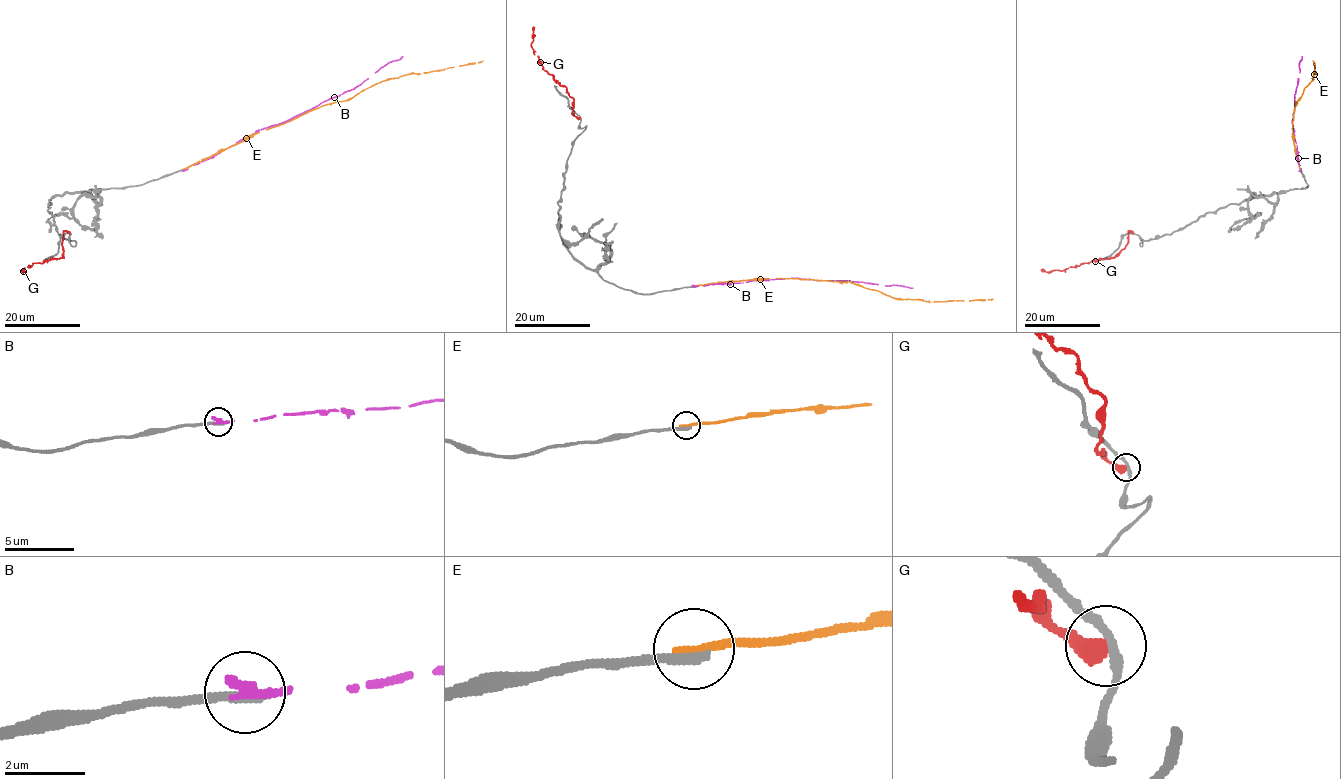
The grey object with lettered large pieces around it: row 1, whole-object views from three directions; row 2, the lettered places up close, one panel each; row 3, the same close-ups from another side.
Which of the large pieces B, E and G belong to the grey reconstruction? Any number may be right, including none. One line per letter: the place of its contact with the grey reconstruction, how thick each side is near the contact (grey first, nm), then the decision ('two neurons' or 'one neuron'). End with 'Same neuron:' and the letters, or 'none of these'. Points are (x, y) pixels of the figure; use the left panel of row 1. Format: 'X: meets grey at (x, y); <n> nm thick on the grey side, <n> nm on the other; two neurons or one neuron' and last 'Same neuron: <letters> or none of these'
B: meets grey at (184, 170); 320 nm thick on the grey side, 280 nm on the other; two neurons
E: meets grey at (185, 168); 280 nm thick on the grey side, 240 nm on the other; two neurons
G: meets grey at (69, 233); 200 nm thick on the grey side, 480 nm on the other; two neurons
Same neuron: none of these

